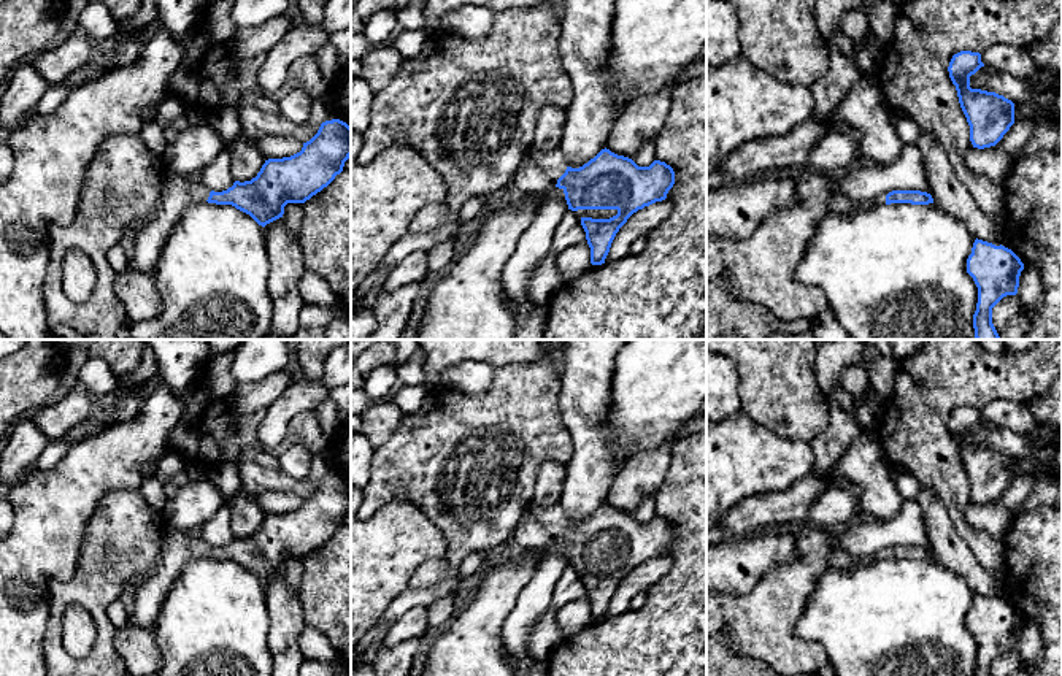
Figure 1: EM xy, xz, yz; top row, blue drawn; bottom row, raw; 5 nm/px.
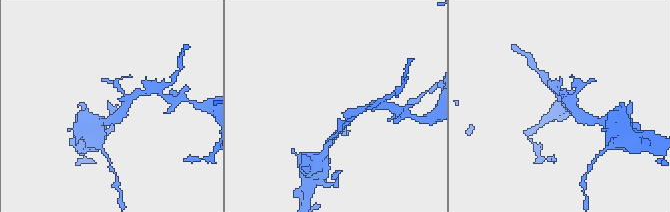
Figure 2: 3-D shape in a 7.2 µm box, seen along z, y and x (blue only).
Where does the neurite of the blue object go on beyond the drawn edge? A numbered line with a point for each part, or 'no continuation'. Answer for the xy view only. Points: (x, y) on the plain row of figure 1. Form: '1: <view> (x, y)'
1: xy (178, 548)

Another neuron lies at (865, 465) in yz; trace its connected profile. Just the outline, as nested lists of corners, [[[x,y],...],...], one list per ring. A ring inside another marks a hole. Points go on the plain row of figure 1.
[[[876,430],[862,432],[840,459],[835,473],[860,489],[860,509],[887,520],[906,501],[891,478],[889,463]]]

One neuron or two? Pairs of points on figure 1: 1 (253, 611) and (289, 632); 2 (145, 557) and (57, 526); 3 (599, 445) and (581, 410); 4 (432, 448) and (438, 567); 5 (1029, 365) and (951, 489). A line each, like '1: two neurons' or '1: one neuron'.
1: two neurons
2: two neurons
3: one neuron
4: two neurons
5: one neuron

